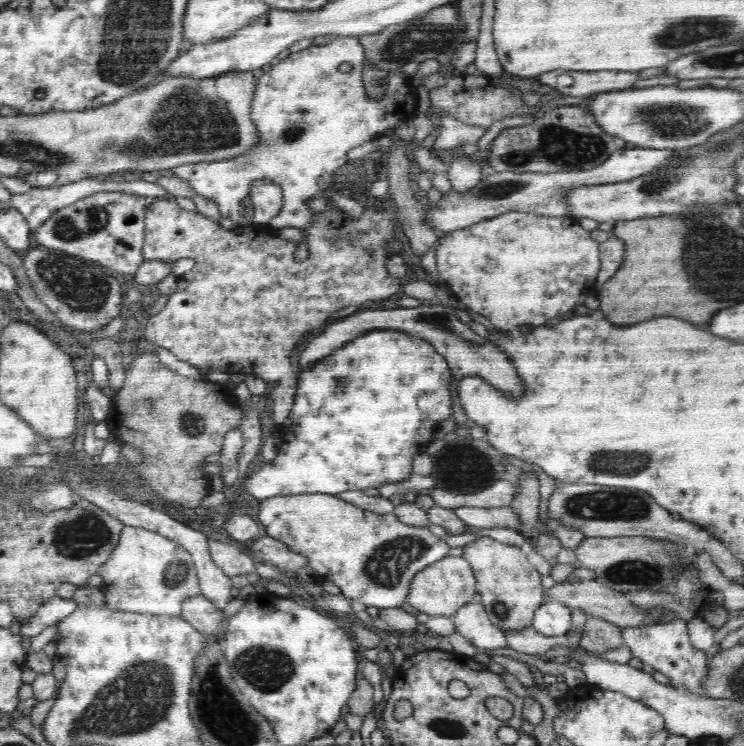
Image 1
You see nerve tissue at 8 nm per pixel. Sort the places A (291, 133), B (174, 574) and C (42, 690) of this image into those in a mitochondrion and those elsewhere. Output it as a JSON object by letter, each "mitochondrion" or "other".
{"A":"mitochondrion","B":"mitochondrion","C":"other"}

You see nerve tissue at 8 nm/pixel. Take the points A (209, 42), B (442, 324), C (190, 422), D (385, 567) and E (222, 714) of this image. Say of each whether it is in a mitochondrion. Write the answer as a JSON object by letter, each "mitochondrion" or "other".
{"A":"other","B":"mitochondrion","C":"mitochondrion","D":"mitochondrion","E":"mitochondrion"}

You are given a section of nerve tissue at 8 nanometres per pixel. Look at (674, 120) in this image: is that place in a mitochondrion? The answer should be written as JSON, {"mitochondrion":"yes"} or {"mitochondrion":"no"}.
{"mitochondrion":"yes"}

